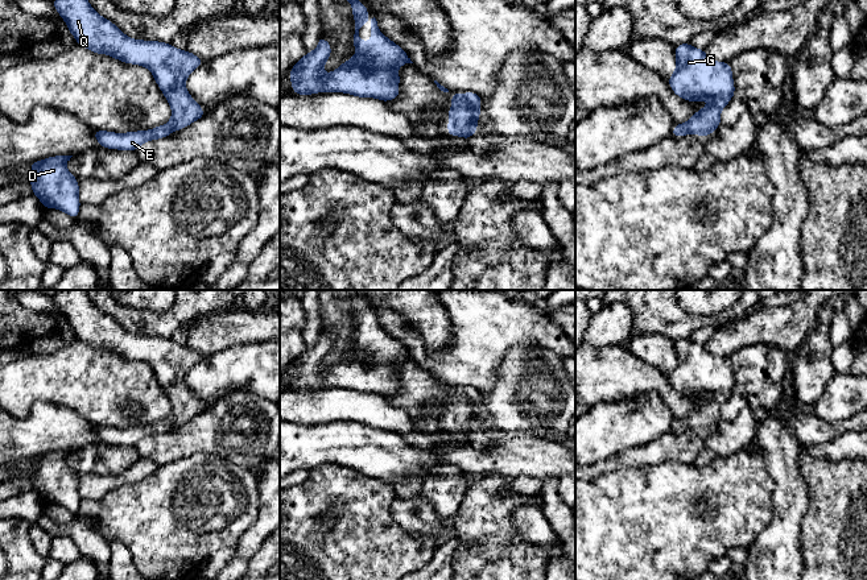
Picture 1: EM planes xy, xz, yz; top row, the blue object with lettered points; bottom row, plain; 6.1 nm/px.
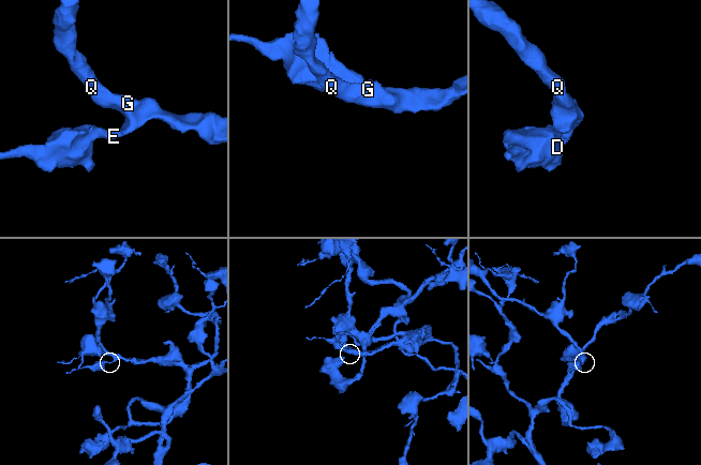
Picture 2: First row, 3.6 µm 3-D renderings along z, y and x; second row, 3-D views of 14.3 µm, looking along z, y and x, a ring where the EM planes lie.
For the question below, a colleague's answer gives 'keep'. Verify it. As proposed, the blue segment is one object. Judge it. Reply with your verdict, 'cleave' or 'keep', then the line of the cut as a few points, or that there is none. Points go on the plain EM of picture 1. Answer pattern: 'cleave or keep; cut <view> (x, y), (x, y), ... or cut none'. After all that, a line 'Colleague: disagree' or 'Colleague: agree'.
keep; cut none
Colleague: agree

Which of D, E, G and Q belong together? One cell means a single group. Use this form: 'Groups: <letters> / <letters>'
Groups: D E G Q

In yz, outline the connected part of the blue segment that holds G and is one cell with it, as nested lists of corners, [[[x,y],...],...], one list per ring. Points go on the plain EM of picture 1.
[[[688,337],[676,341],[674,349],[676,365],[668,373],[672,386],[684,395],[699,398],[707,394],[709,399],[686,418],[674,419],[672,431],[709,431],[721,420],[721,407],[734,393],[732,364],[728,357],[717,357]]]

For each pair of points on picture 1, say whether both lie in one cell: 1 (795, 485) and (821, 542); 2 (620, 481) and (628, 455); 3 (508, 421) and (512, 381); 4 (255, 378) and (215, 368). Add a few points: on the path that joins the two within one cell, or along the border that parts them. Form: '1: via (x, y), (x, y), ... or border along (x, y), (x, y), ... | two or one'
1: border along (805, 480), (808, 508), (801, 520), (800, 541) | two
2: border along (655, 464), (619, 468), (601, 475) | two
3: via (508, 411), (512, 390) | one
4: via (246, 371), (224, 371) | one

